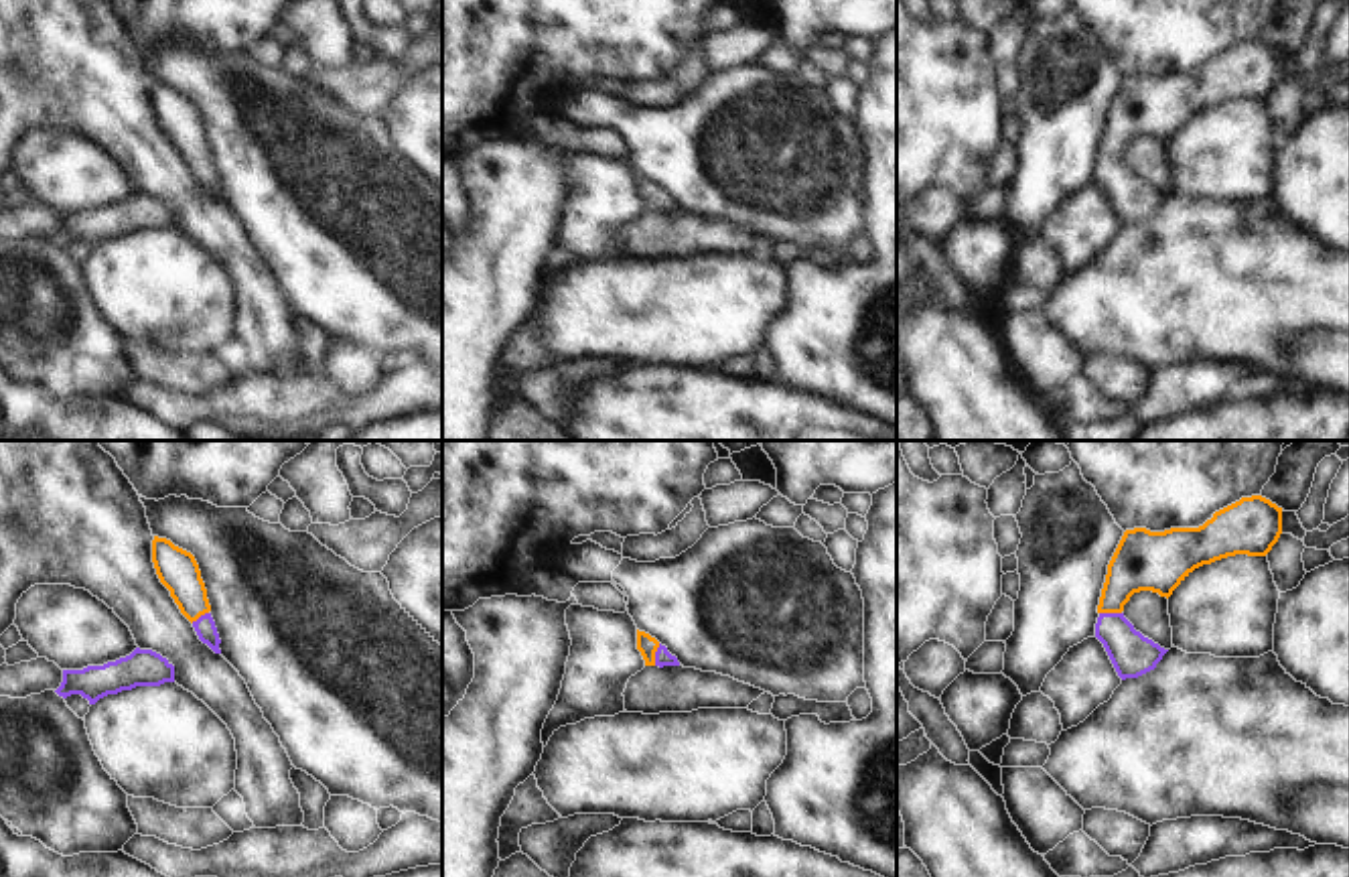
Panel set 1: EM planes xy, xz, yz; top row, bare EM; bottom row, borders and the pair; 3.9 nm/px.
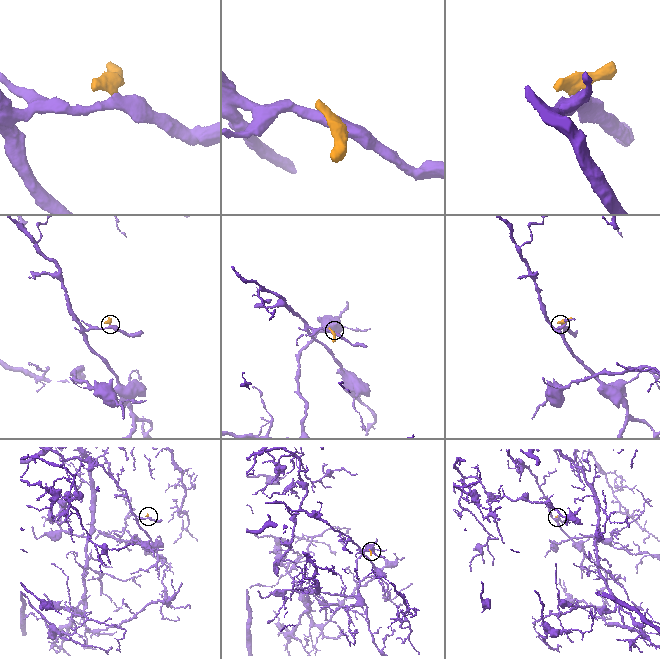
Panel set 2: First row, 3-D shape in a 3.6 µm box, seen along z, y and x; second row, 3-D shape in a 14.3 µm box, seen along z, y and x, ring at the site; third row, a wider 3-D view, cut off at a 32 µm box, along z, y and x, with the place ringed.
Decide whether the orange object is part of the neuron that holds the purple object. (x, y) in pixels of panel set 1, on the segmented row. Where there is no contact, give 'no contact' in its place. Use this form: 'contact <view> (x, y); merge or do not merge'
contact xz (656, 654); merge

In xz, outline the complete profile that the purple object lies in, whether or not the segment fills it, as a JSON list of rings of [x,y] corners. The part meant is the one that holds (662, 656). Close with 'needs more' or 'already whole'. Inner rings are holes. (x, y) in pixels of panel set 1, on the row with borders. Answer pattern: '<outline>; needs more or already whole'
[[[637,629],[637,650],[641,652],[645,666],[680,666],[678,658],[667,652],[655,637]]]; needs more

